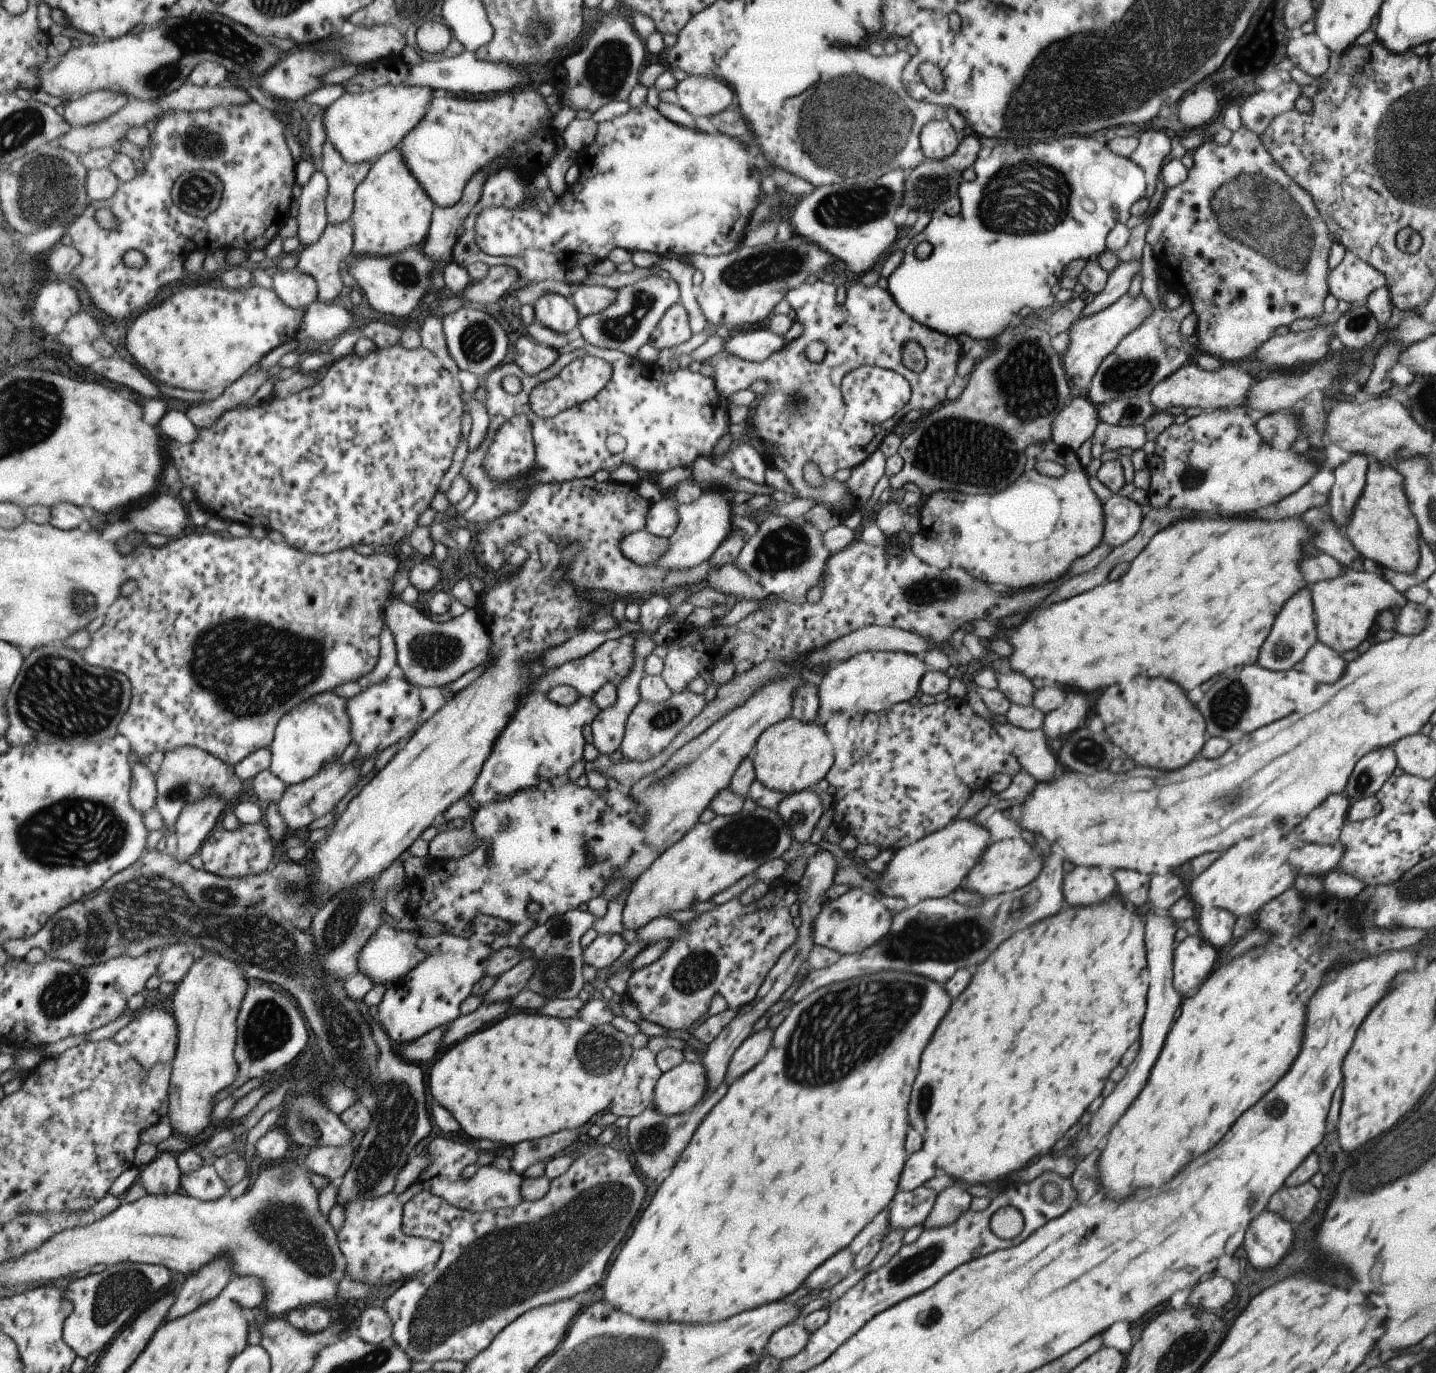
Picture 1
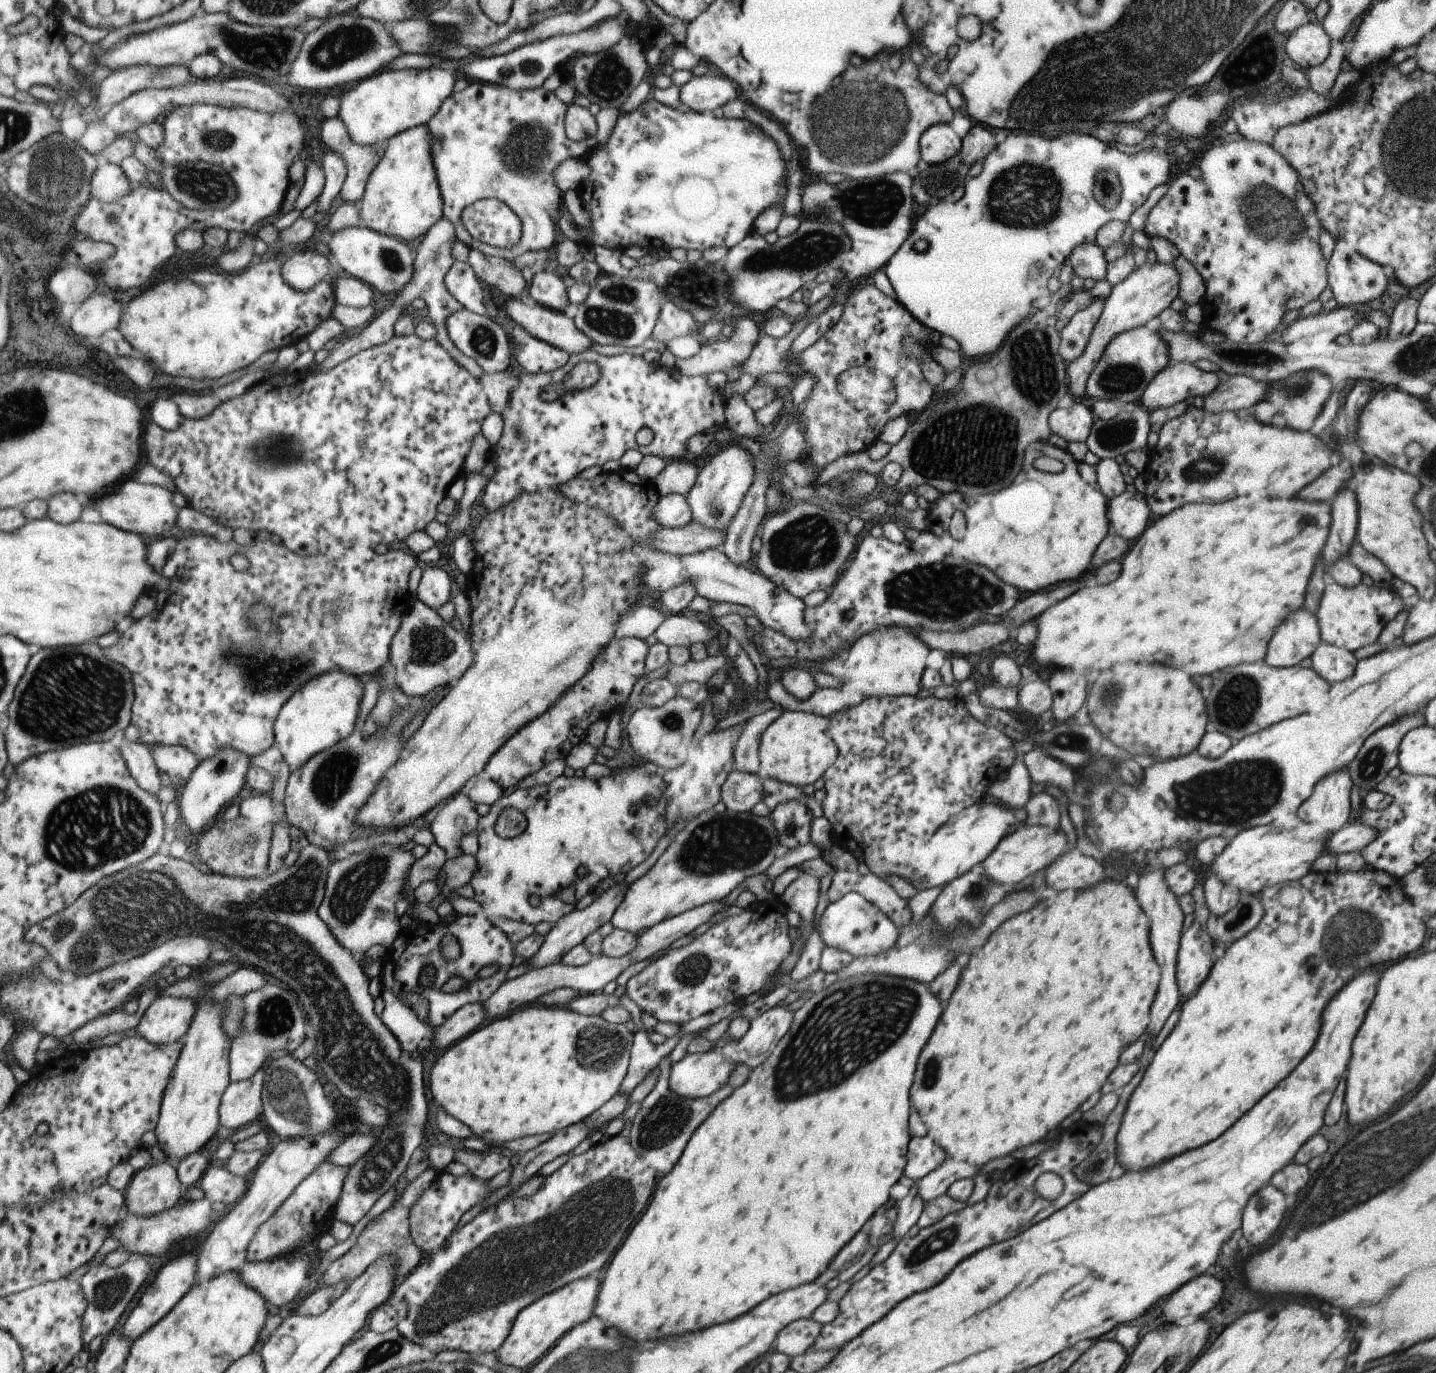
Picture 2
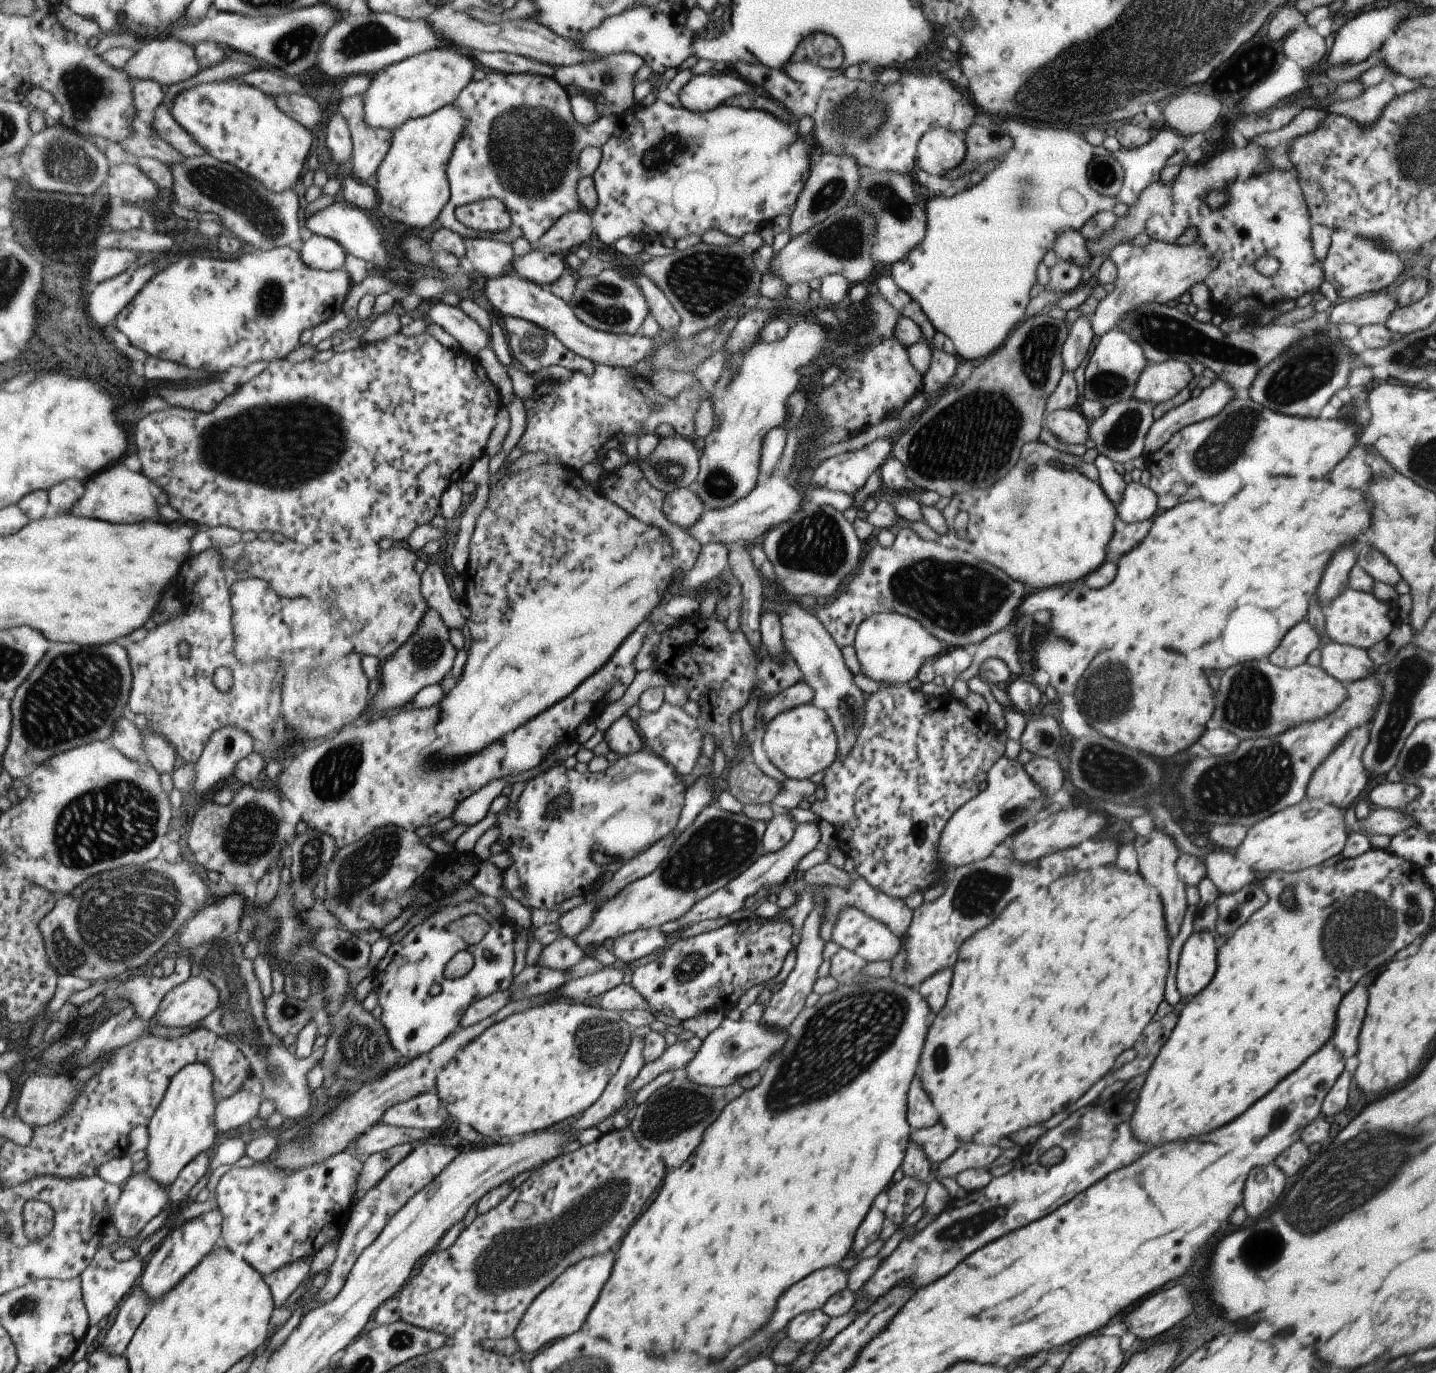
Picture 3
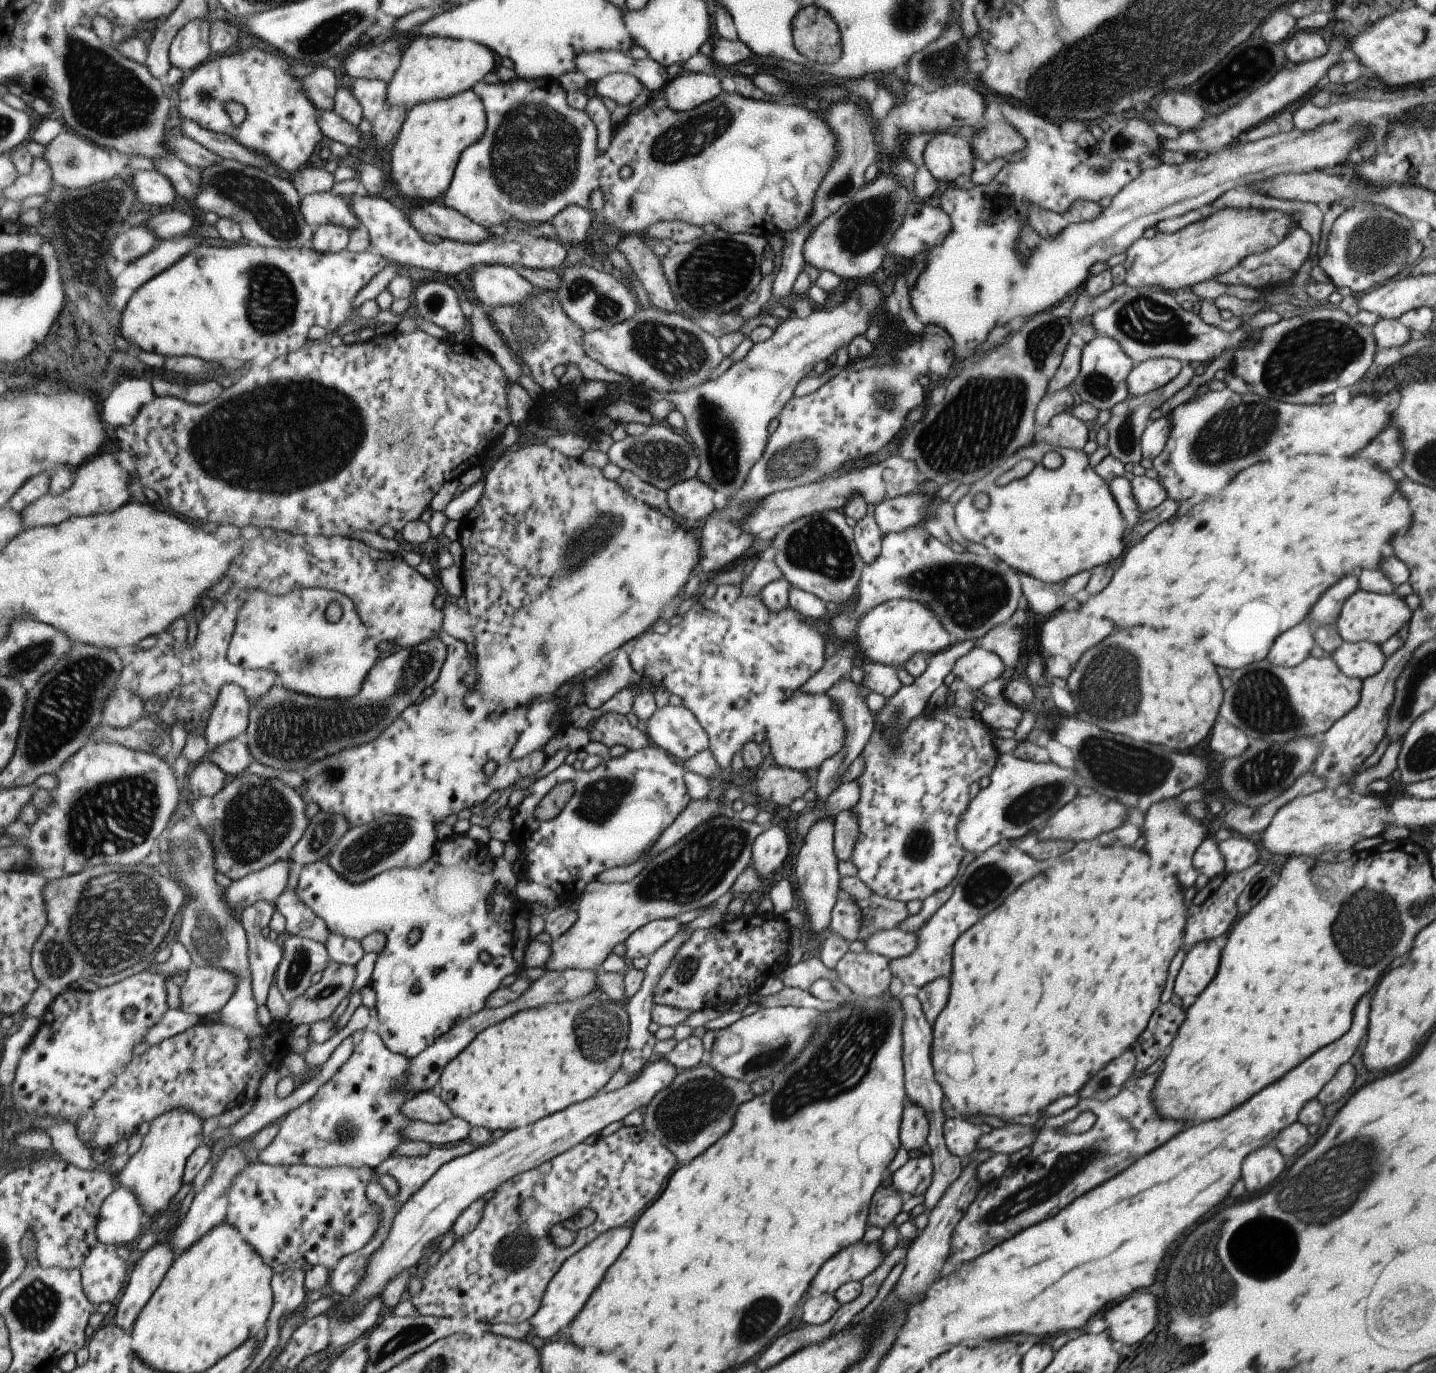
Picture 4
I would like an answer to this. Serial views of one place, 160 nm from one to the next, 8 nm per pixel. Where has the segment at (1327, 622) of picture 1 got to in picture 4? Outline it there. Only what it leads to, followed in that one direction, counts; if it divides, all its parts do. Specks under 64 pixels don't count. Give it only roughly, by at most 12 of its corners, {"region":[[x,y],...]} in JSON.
{"region":[[1357,589],[1336,618],[1348,643],[1380,645],[1412,611],[1396,592]]}

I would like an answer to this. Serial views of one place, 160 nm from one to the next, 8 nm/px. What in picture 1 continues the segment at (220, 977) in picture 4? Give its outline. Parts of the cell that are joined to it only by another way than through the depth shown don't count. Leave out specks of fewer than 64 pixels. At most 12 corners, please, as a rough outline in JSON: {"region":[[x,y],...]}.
{"region":[[151,1010],[114,1040],[144,1068],[173,1063],[178,1018]]}

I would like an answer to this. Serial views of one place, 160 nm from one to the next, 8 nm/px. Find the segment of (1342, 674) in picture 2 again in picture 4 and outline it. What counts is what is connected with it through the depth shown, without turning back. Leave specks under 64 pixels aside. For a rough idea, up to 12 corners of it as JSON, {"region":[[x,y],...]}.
{"region":[[1343,641],[1330,657],[1345,676],[1377,674],[1379,646]]}

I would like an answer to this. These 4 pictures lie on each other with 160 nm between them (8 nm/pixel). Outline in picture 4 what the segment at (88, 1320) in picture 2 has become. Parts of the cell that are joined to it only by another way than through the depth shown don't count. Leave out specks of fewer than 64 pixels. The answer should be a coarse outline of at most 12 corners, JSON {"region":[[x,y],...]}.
{"region":[[97,1243],[82,1285],[98,1306],[115,1302],[127,1278],[118,1245]]}

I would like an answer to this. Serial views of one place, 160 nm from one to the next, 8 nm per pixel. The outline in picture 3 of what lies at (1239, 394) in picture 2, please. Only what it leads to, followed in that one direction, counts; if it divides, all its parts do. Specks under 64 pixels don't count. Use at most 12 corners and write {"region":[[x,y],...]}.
{"region":[[1216,379],[1153,421],[1143,455],[1213,416],[1234,394]]}

